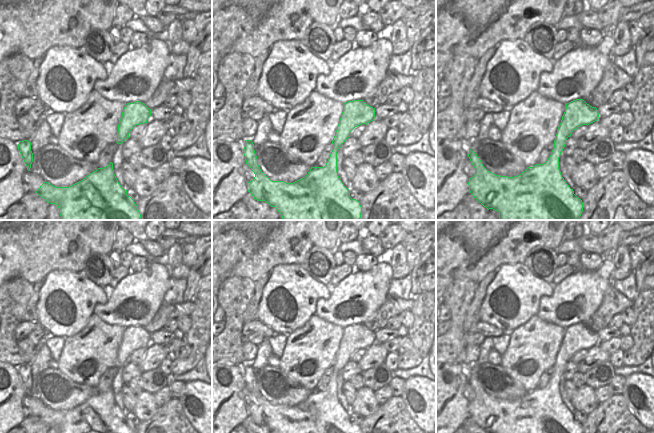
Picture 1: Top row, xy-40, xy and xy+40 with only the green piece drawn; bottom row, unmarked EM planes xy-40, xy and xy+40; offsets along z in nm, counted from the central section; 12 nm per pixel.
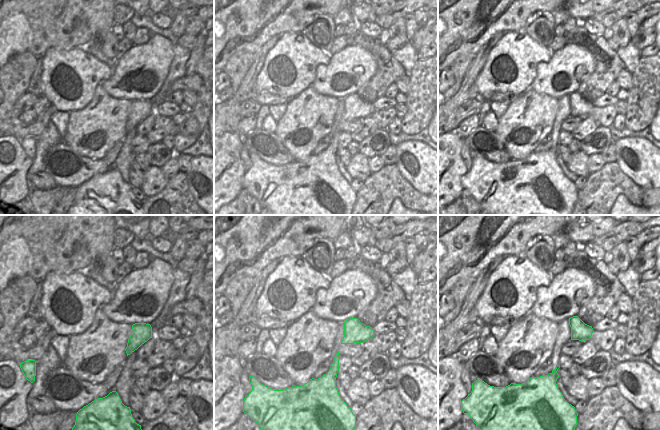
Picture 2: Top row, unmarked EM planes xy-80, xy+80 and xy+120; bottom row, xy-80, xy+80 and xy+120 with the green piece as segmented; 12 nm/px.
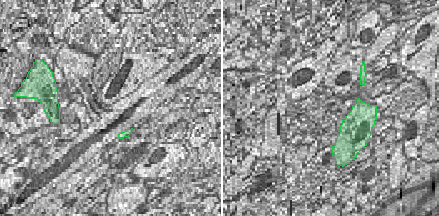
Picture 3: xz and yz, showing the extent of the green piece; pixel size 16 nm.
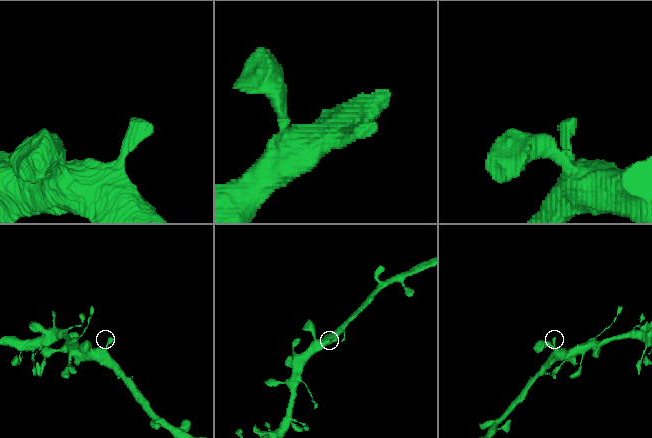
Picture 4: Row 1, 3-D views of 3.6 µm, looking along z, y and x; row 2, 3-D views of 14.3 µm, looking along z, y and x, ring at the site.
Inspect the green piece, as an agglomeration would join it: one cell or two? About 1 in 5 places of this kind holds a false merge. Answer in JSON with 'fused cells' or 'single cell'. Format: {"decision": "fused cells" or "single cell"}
{"decision": "single cell"}

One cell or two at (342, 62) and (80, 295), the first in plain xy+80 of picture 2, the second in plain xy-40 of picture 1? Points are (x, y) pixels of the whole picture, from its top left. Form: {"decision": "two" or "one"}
{"decision": "two"}

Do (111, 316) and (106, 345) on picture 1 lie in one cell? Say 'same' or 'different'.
different

